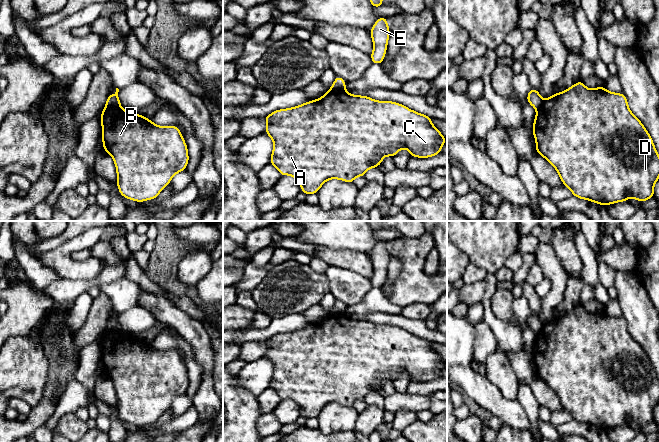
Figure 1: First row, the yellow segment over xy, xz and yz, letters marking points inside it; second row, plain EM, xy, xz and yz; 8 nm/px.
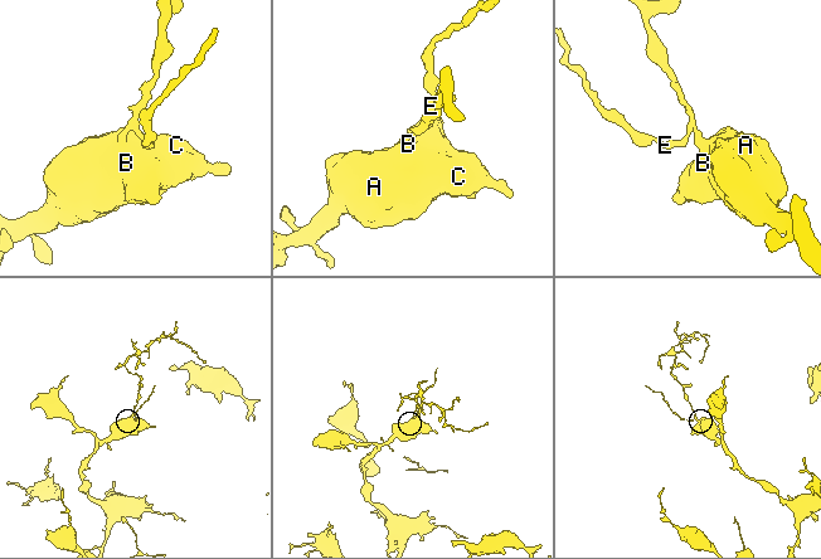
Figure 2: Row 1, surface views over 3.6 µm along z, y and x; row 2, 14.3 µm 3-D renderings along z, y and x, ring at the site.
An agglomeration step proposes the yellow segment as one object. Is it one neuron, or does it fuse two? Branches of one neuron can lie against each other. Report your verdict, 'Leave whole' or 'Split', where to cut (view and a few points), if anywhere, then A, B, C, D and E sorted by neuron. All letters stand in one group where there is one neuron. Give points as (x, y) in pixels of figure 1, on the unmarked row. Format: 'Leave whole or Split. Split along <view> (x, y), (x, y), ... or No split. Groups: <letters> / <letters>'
Split. Split along xy (106, 329), (120, 330). Groups: A B C D / E

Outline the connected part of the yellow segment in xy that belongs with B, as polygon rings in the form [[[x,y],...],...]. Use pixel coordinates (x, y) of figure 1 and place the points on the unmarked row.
[[[105,330],[100,346],[103,374],[114,384],[117,410],[123,421],[136,426],[156,423],[172,401],[186,393],[189,385],[187,368],[175,349],[158,350],[150,343],[128,336],[121,330]]]

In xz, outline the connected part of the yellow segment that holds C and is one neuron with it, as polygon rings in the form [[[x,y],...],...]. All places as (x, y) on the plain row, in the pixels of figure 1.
[[[329,313],[317,324],[276,334],[263,343],[267,346],[264,357],[269,359],[274,367],[269,387],[274,389],[282,400],[291,399],[297,403],[301,416],[306,419],[317,418],[320,411],[329,403],[353,407],[356,401],[364,401],[368,393],[381,389],[384,380],[394,381],[402,372],[406,372],[411,381],[435,380],[441,377],[441,372],[447,365],[432,348],[431,341],[417,337],[400,327],[351,319],[345,313]]]

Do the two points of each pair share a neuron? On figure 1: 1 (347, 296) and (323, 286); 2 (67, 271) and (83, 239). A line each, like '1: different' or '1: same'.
1: different
2: same

